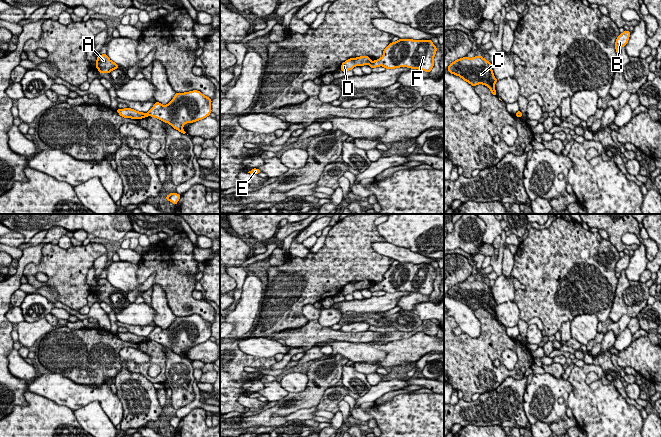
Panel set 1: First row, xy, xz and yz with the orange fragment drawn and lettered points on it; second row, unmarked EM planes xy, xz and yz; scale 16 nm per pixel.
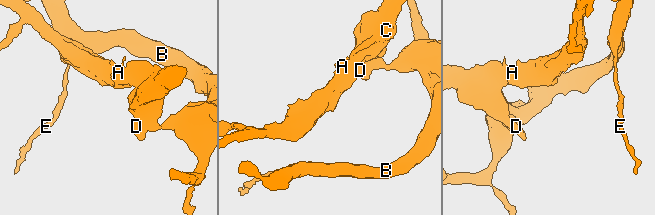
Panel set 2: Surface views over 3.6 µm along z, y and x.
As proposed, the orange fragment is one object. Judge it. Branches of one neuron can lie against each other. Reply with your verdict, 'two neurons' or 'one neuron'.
two neurons

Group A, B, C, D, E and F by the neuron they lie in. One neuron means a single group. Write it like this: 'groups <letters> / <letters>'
groups A C D / B E F

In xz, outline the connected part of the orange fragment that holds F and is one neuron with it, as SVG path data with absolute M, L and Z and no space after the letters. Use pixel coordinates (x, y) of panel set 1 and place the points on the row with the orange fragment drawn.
M399 39L390 43L383 51L383 56L369 65L371 68L408 67L430 72L434 66L436 51L437 48L431 40Z

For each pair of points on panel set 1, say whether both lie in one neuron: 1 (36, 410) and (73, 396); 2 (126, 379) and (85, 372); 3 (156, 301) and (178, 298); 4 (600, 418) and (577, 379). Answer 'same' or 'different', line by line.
1: different
2: different
3: different
4: same

